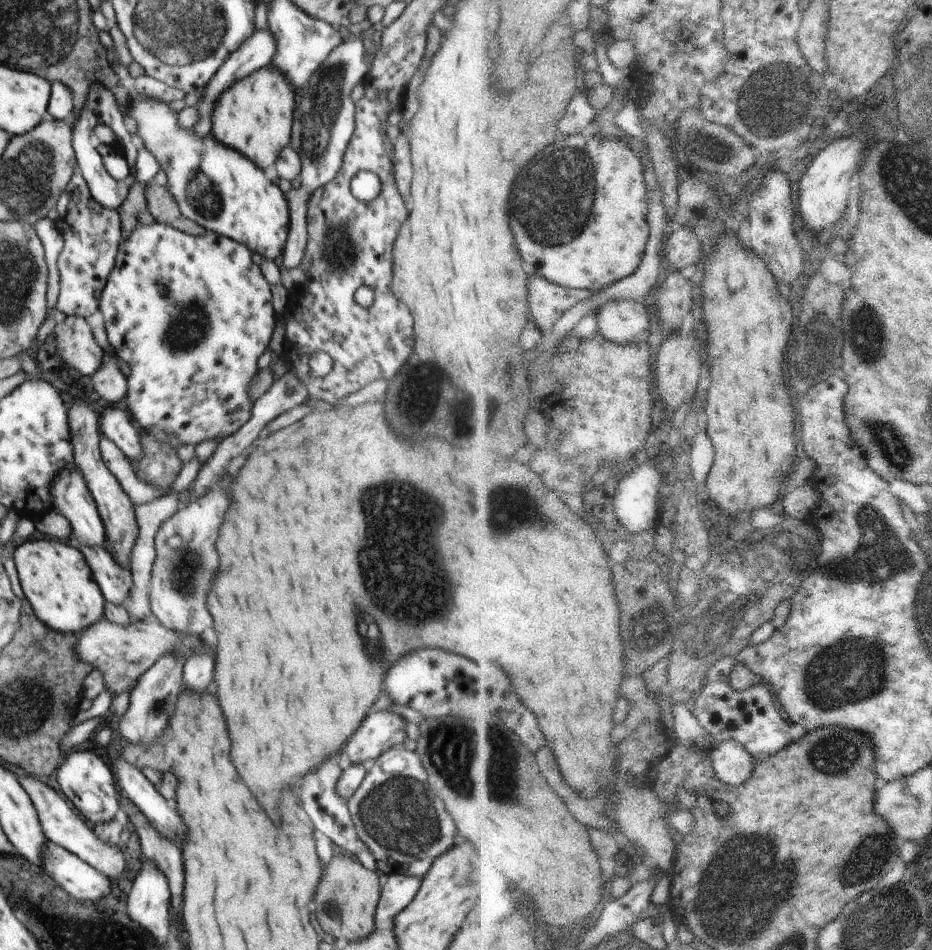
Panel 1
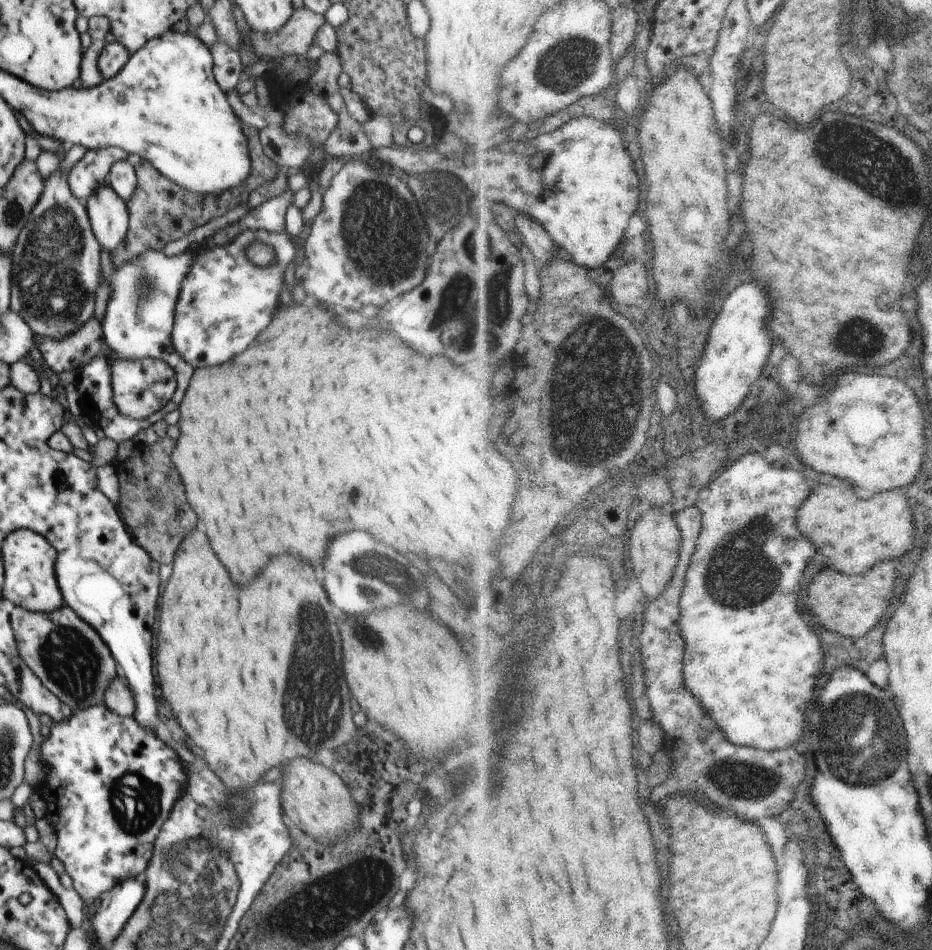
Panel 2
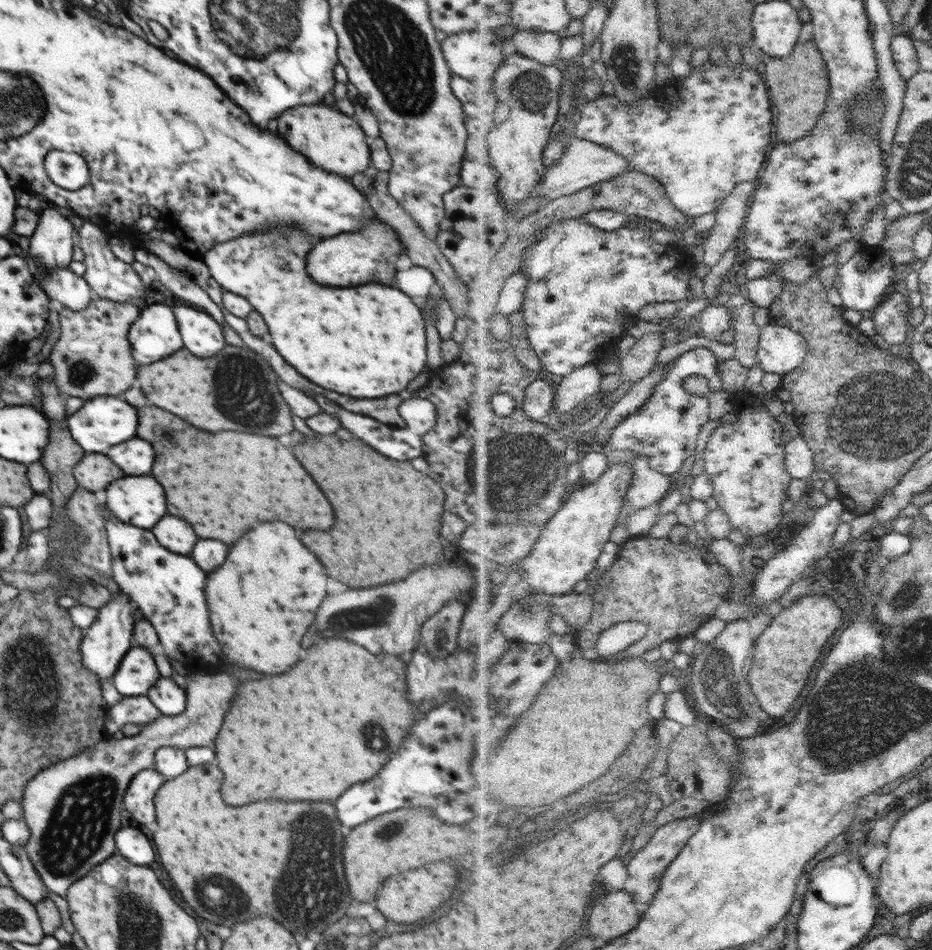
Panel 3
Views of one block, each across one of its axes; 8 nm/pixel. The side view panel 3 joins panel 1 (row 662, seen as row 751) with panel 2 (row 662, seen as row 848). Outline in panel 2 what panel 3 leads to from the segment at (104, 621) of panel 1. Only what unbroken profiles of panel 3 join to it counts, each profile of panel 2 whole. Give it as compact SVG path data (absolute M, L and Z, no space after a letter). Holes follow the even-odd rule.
M68 605L49 613L15 607L11 627L17 652L42 684L72 710L103 702L106 688L117 675L114 657L92 625L84 622Z

